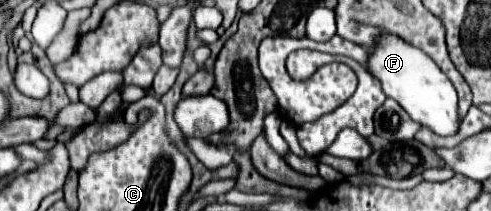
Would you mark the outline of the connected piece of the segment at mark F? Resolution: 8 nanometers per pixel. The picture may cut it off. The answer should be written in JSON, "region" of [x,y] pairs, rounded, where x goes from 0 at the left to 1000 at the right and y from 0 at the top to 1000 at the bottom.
{"region":[[[780,166],[768,185],[747,280],[747,336],[772,374],[776,422],[788,460],[804,469],[849,583],[874,602],[890,640],[923,640],[935,611],[931,583],[931,431],[910,355],[882,299],[874,261],[841,213],[821,204],[809,166]]]}

